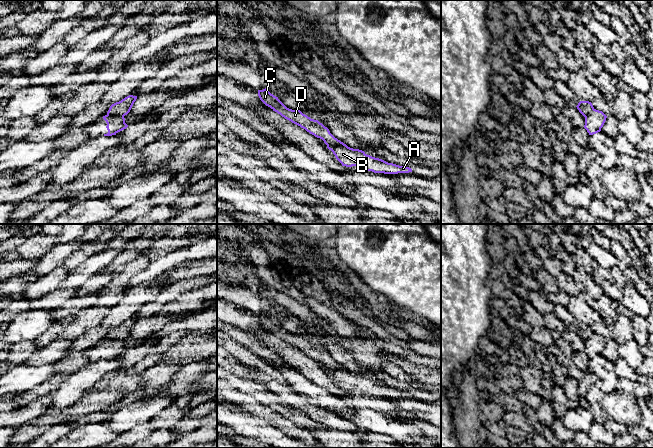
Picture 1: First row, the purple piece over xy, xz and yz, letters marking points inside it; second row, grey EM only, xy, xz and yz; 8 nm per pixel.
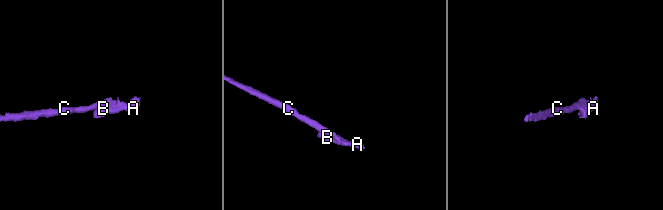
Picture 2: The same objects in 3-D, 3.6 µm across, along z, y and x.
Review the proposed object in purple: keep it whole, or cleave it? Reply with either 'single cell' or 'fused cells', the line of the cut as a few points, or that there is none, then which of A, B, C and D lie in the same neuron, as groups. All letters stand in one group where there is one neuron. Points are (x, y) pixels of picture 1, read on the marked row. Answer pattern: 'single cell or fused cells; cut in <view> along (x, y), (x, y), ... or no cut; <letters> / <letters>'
fused cells; cut in xz along (327, 144), (346, 146); A B / C D

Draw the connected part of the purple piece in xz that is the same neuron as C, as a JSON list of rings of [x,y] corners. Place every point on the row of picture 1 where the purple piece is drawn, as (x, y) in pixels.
[[[266,88],[258,90],[260,100],[273,111],[280,114],[285,119],[305,129],[310,134],[324,141],[326,145],[346,145],[337,138],[335,138],[318,120],[311,119],[303,114],[300,110],[292,110],[287,108],[278,97],[271,94]]]

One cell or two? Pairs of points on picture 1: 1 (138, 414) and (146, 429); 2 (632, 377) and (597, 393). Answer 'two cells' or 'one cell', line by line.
1: two cells
2: two cells

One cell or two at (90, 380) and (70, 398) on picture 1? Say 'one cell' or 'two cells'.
one cell

